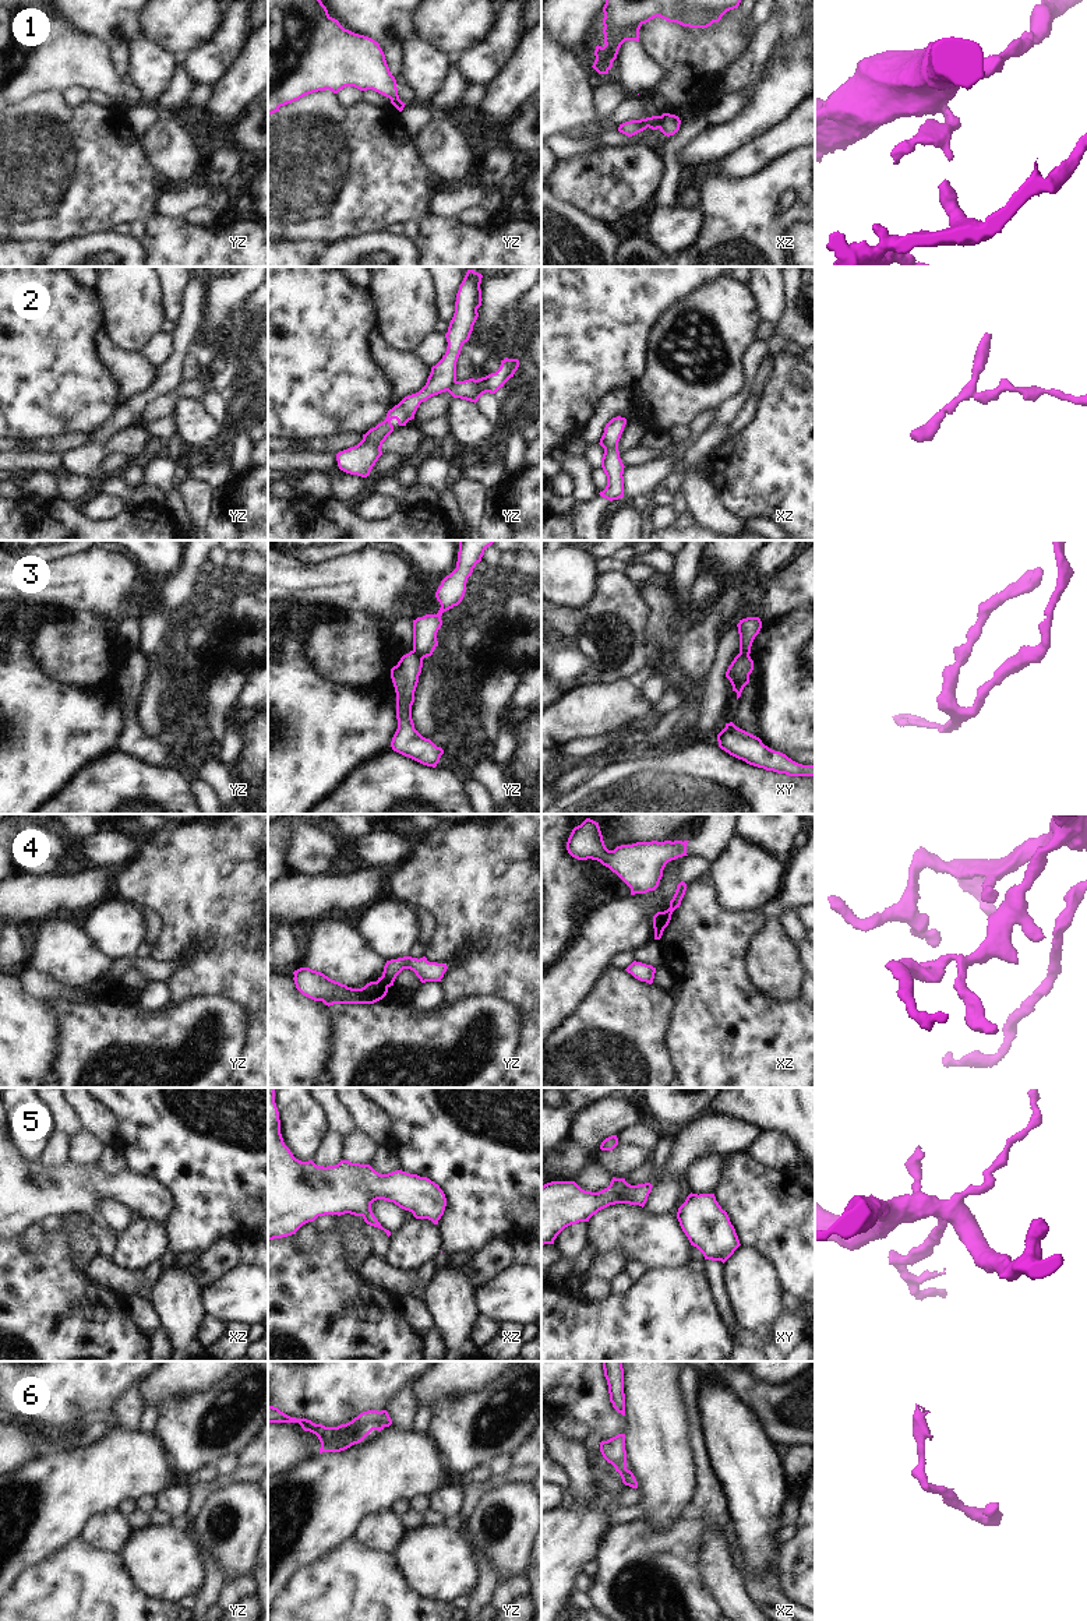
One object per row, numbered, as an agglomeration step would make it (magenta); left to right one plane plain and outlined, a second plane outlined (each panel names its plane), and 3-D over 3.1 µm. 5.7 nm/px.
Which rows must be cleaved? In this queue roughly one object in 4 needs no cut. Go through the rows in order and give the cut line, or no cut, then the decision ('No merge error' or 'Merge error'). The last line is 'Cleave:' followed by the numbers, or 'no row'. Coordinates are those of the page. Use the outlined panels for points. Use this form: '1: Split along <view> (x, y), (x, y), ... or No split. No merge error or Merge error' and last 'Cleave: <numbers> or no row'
1: Split along xz (657, 116), (659, 127). Merge error
2: Split along xz (617, 448), (604, 450). Merge error
3: Split along yz (412, 651), (423, 658). Merge error
4: Split along yz (376, 982), (388, 986). Merge error
5: No split. No merge error
6: No split. No merge error
Cleave: 1, 2, 3, 4

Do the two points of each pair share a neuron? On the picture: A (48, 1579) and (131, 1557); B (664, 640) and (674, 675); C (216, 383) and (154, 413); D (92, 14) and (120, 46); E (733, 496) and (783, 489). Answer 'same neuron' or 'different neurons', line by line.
A: different neurons
B: different neurons
C: same neuron
D: same neuron
E: same neuron

